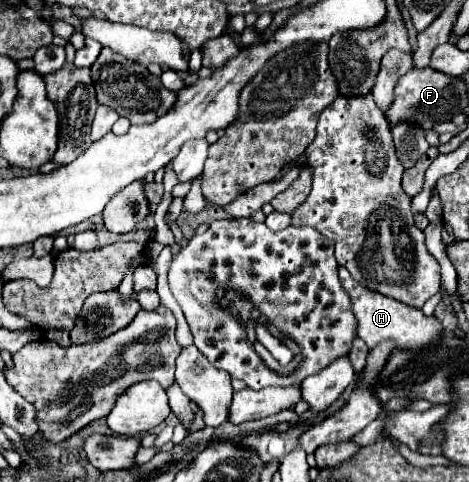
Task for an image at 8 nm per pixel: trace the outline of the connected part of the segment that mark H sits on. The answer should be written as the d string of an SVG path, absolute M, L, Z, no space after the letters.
M340 268L340 280L342 280L344 290L352 298L354 314L358 318L358 336L366 342L368 348L374 348L382 340L396 340L398 348L416 350L416 348L422 348L424 344L432 342L434 338L438 338L438 334L442 332L442 326L440 326L440 322L436 318L430 318L422 310L406 306L406 304L402 304L402 302L394 300L394 298L388 298L384 294L368 290L366 286L358 284L350 276L350 272L346 268Z

